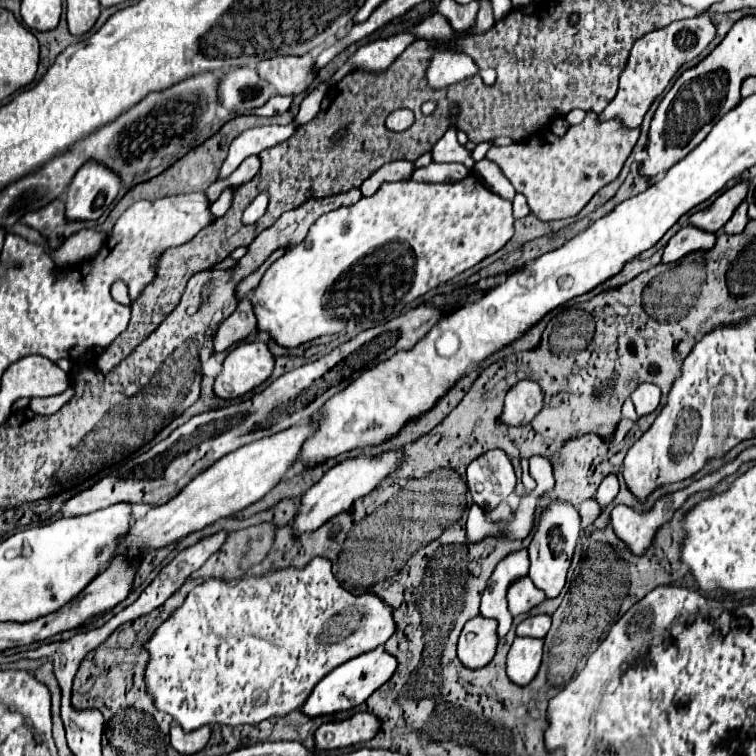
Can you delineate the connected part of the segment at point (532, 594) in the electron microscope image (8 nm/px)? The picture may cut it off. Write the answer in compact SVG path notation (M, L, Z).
M527 575L525 579L517 579L517 583L513 583L513 587L509 587L507 591L507 603L513 617L527 613L531 607L541 603L543 599L545 599L545 593L537 589Z

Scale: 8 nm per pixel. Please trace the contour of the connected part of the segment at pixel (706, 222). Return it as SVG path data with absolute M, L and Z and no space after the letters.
M739 183L739 185L731 187L731 189L727 189L723 195L719 195L713 201L713 205L709 205L707 209L695 211L689 217L689 223L693 227L703 229L703 231L717 233L727 223L727 219L733 215L737 205L745 199L745 195L747 195L747 183Z

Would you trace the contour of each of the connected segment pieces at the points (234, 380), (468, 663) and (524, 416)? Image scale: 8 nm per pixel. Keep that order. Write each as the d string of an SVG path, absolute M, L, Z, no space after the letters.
M265 341L241 343L225 357L223 371L215 379L215 395L223 399L241 397L267 381L273 367L275 357Z
M475 615L473 619L469 619L469 623L465 623L463 631L473 631L477 633L477 637L471 643L459 643L457 655L461 663L469 669L479 669L487 665L497 649L497 621L485 619L483 615Z
M523 379L515 383L505 397L503 407L503 423L507 425L527 425L543 407L545 395L541 395L541 387L531 379Z

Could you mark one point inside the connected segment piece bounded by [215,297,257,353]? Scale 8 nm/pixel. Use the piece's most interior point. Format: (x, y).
(242, 323)

